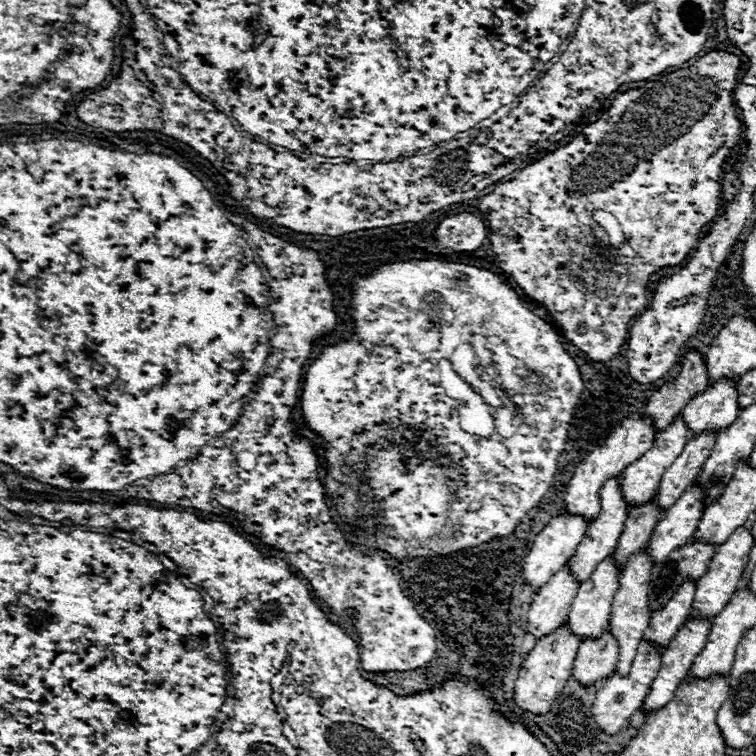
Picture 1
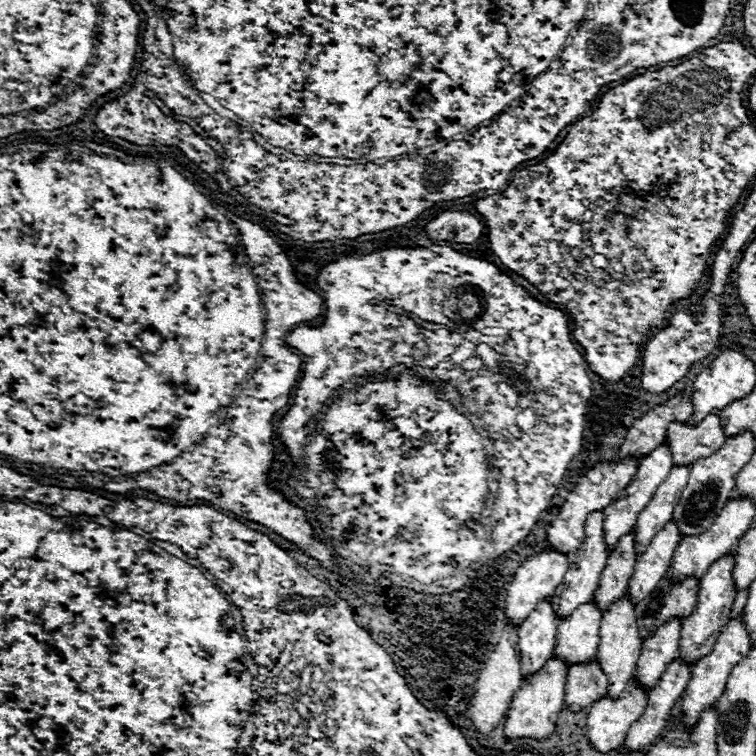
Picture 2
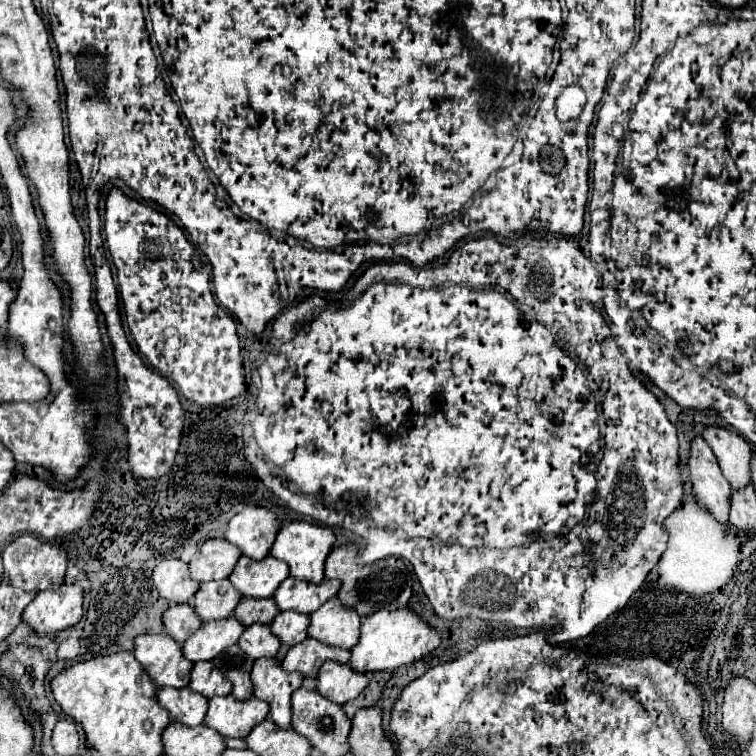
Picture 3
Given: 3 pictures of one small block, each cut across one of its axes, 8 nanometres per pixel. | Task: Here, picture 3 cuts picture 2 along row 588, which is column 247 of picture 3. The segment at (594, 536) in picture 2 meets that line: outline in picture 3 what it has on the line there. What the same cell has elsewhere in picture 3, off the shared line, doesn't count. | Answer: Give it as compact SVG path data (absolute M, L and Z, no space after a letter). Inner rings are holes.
M242 556L230 576L230 582L240 590L242 596L270 598L280 582L288 578L288 574L288 564L274 556L266 556L258 562Z

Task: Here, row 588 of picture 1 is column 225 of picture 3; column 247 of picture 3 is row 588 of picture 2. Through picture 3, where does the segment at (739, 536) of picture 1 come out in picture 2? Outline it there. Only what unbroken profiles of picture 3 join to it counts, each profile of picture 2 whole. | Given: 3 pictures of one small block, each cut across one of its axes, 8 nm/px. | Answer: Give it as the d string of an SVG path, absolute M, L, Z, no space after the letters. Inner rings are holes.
M726 554L724 558L716 560L700 580L696 608L682 622L682 638L680 638L680 656L684 660L688 660L690 664L694 664L698 658L706 656L712 650L720 630L726 626L726 622L730 618L732 602L736 596L736 584L732 578L732 570L734 570L734 554Z

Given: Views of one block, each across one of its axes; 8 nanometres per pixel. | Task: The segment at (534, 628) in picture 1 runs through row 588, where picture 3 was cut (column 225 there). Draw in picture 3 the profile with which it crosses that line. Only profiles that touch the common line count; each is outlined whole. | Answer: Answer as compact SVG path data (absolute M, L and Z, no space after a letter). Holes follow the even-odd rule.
M226 538L206 540L190 560L190 576L198 582L228 578L240 556L240 548Z

